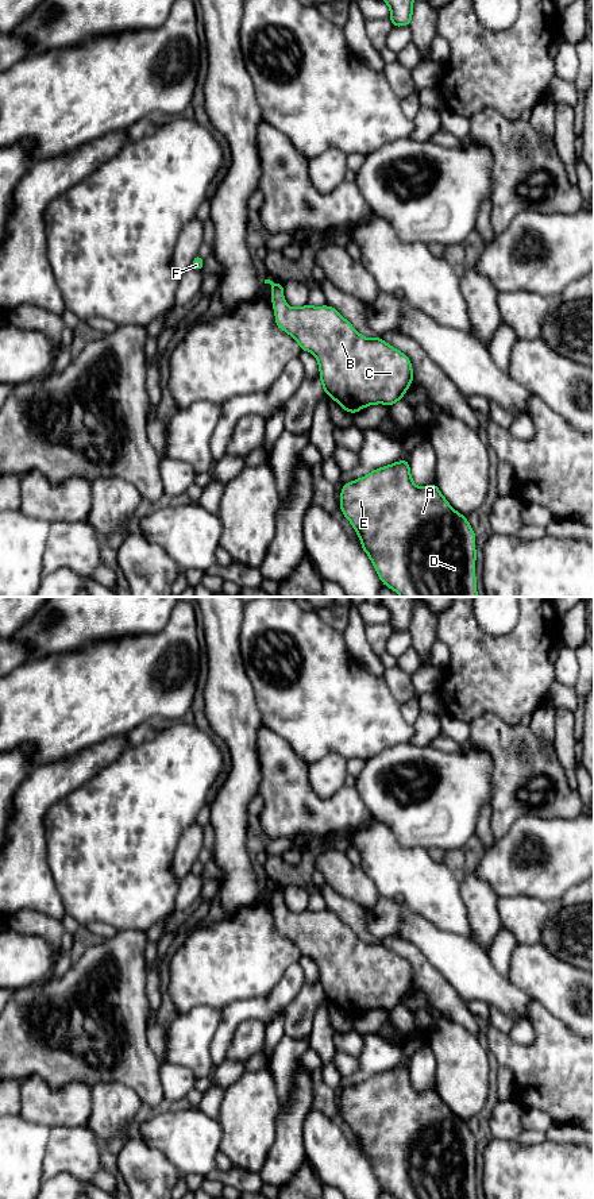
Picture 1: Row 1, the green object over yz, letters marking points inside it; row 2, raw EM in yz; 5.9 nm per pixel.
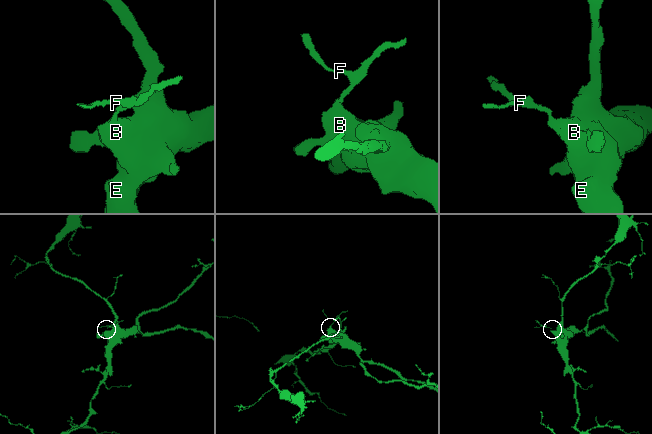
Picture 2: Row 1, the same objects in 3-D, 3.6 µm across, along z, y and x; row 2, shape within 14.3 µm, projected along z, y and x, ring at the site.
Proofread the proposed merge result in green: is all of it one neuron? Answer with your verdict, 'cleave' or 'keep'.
keep

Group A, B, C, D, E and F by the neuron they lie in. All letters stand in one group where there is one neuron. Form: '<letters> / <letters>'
A B C D E F

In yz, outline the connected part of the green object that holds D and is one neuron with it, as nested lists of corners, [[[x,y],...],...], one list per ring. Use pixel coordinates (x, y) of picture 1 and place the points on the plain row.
[[[398,1065],[389,1071],[373,1075],[359,1084],[344,1088],[340,1098],[340,1114],[344,1122],[356,1136],[360,1144],[362,1154],[369,1160],[377,1179],[381,1183],[381,1187],[394,1195],[397,1199],[478,1199],[475,1183],[475,1137],[470,1131],[467,1122],[458,1118],[448,1109],[435,1088],[429,1088],[425,1092],[418,1092],[414,1090],[410,1080],[409,1065]]]

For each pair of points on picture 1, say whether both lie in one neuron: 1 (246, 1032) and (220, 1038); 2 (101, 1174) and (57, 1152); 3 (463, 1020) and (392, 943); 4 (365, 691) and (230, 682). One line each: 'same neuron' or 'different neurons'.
1: different neurons
2: same neuron
3: same neuron
4: different neurons

